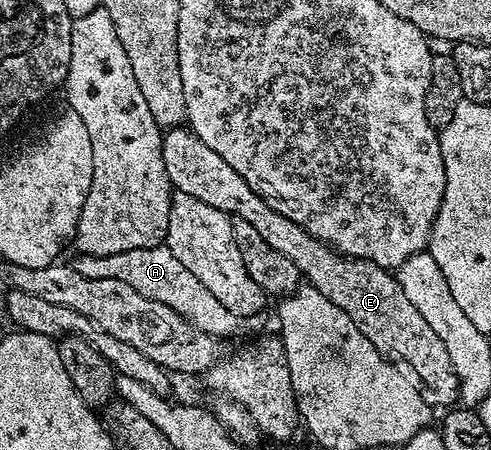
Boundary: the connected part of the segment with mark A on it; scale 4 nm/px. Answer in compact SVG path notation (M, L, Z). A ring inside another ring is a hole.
M167 245L154 246L153 248L133 248L133 252L117 252L113 256L89 256L79 254L74 259L73 265L81 276L89 276L89 280L121 280L129 284L129 288L137 288L141 296L149 296L149 300L157 300L161 304L169 304L173 312L177 312L189 324L193 324L201 332L212 334L217 340L224 340L238 330L259 330L265 320L263 314L254 314L248 318L233 316L229 308L221 305L221 300L169 252Z

